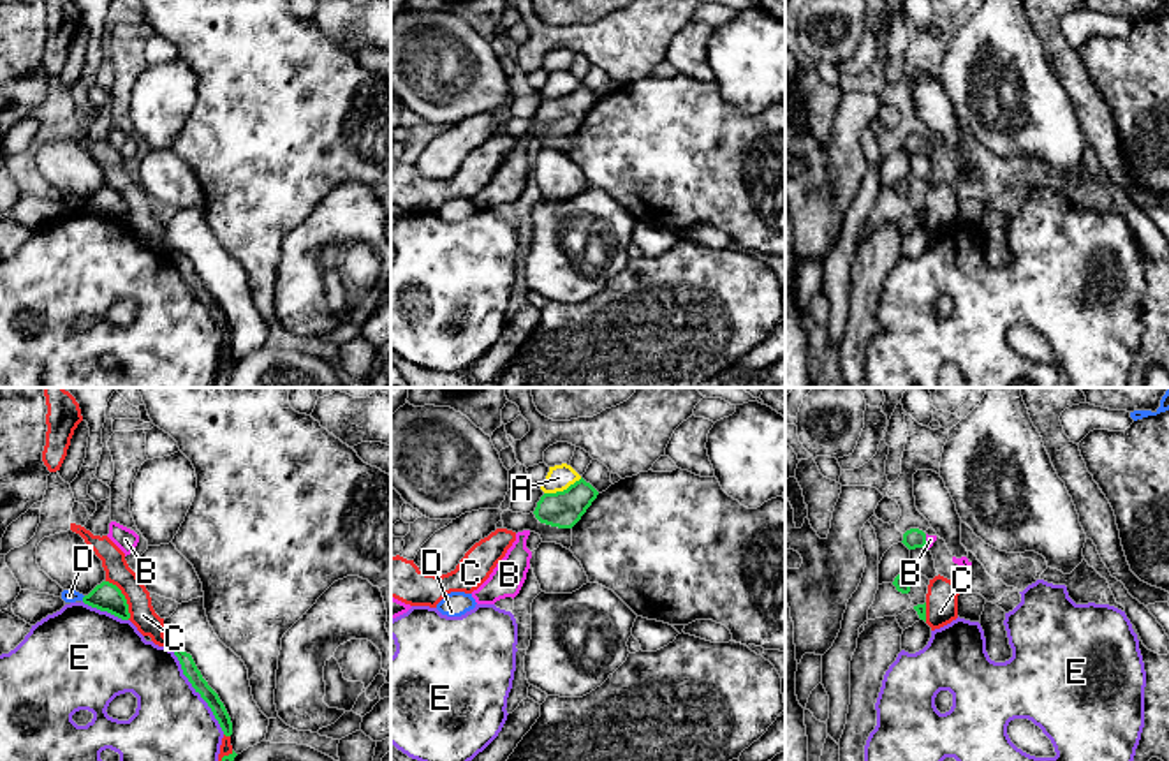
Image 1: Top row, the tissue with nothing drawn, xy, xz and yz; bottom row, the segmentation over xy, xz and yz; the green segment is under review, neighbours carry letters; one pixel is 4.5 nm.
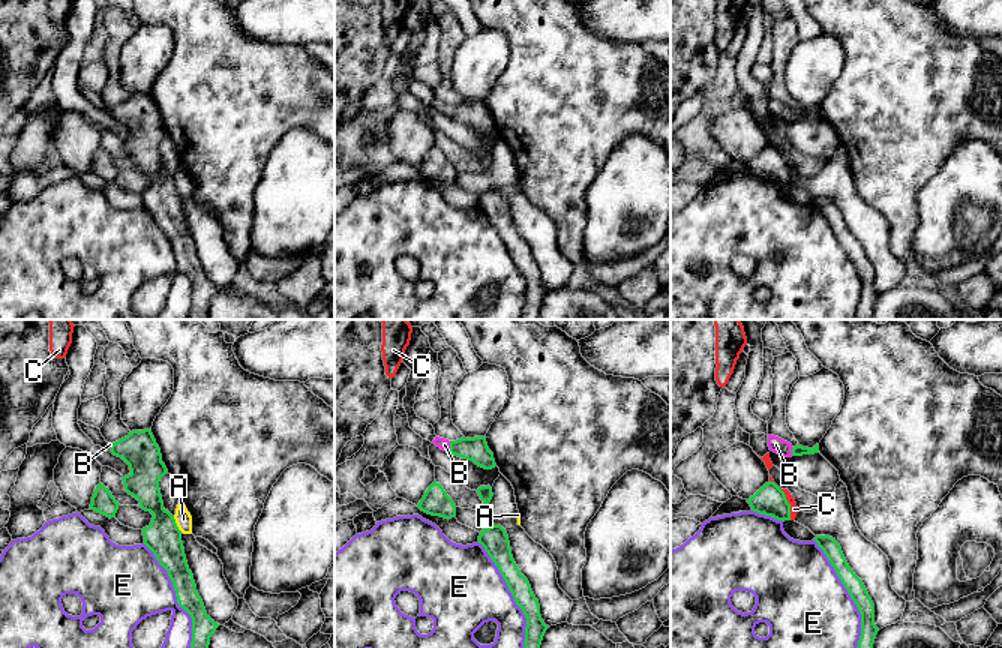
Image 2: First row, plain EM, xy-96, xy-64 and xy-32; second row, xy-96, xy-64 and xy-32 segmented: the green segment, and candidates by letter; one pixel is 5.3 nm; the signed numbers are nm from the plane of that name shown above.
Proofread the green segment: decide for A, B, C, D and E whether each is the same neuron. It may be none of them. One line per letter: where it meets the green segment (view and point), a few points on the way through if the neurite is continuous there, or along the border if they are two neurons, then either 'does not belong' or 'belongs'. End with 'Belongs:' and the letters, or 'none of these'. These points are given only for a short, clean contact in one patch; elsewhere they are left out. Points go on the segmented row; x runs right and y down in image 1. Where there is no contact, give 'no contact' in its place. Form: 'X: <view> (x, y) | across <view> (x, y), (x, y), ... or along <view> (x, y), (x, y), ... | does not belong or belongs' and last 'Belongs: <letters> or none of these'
A: xz (564, 490) | does not belong
B: yz (925, 541) | across yz (914, 538), (925, 541), (930, 539) | belongs
C: xy (124, 598) | does not belong
D: xy (83, 598) | along xy (85, 596), (81, 599) | does not belong
E: xy (198, 691) | does not belong
Belongs: B

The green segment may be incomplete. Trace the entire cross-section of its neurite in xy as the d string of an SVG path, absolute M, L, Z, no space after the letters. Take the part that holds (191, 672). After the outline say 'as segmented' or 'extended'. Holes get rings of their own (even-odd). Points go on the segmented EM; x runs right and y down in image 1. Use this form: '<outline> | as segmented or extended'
M173 648L174 655L178 657L183 675L188 678L195 692L201 694L201 698L208 703L211 708L215 719L218 720L222 731L225 736L232 735L232 722L231 717L220 701L218 694L208 685L208 682L202 678L201 671L197 669L194 659L190 654L183 652L181 648Z | as segmented

